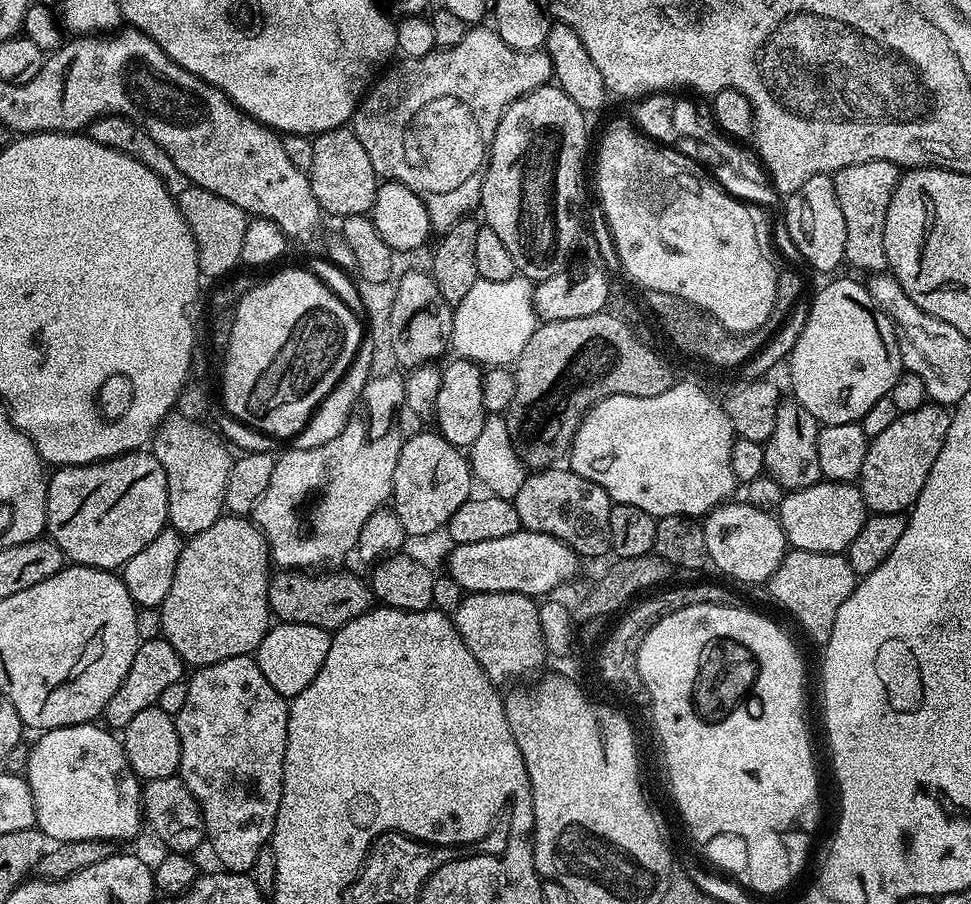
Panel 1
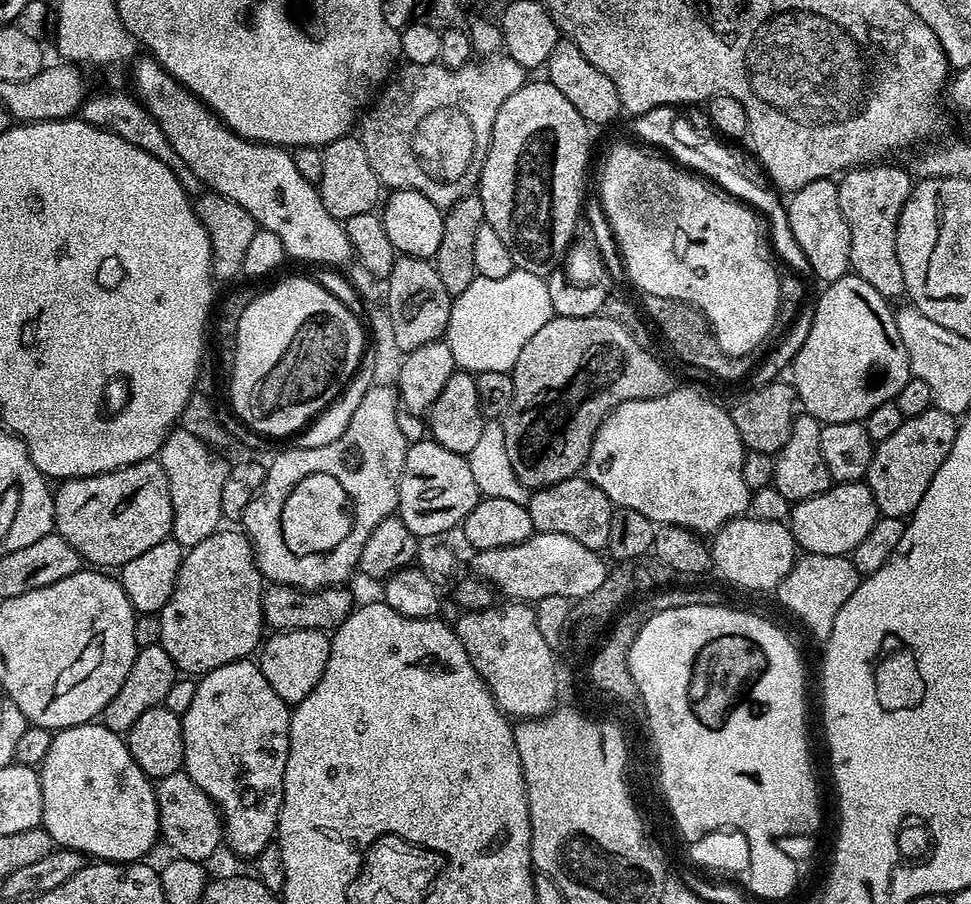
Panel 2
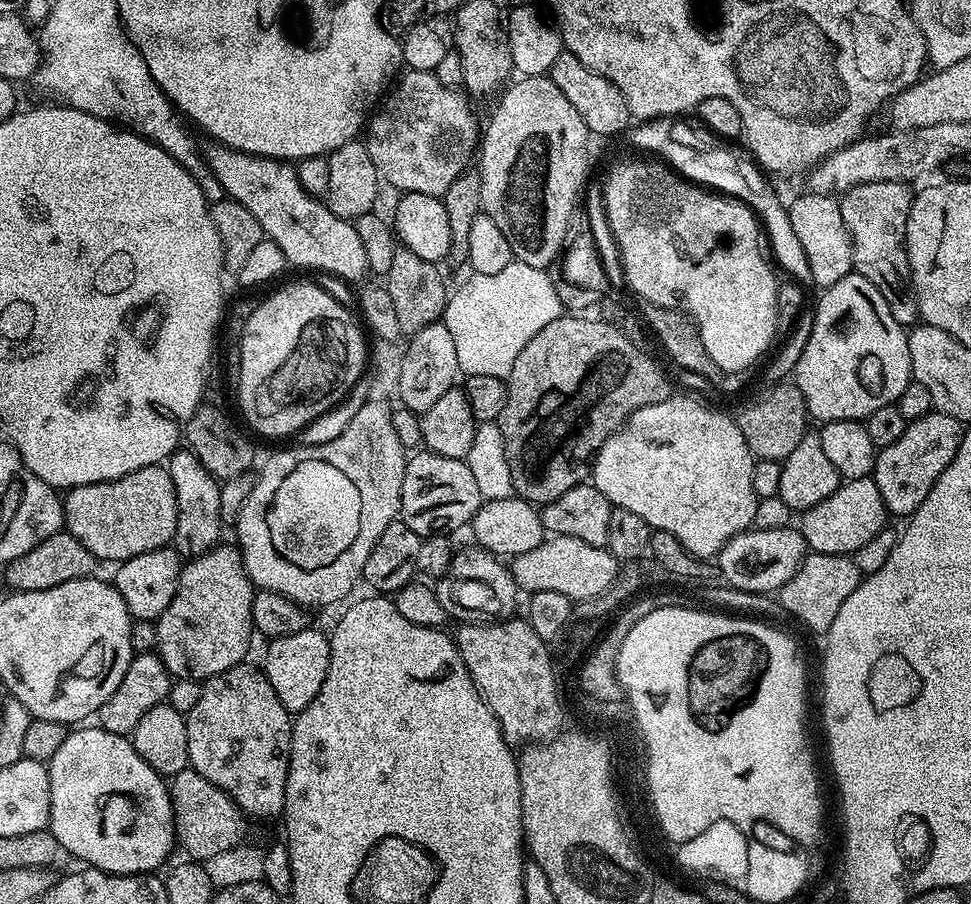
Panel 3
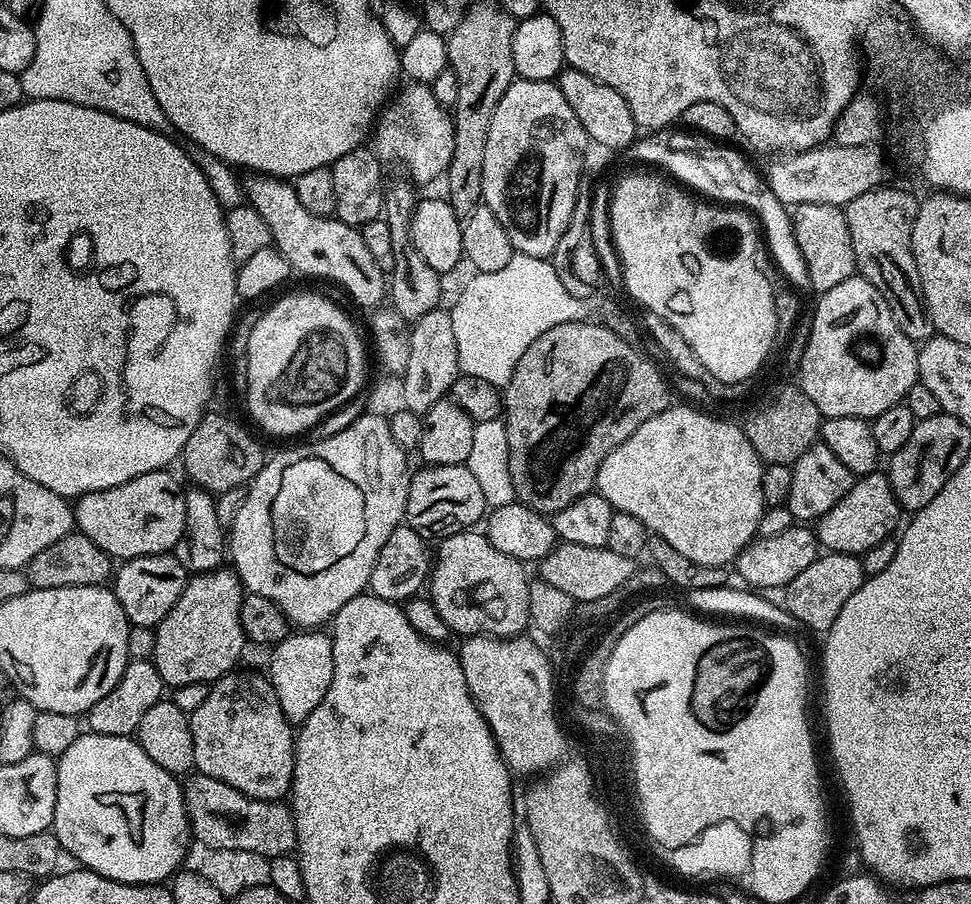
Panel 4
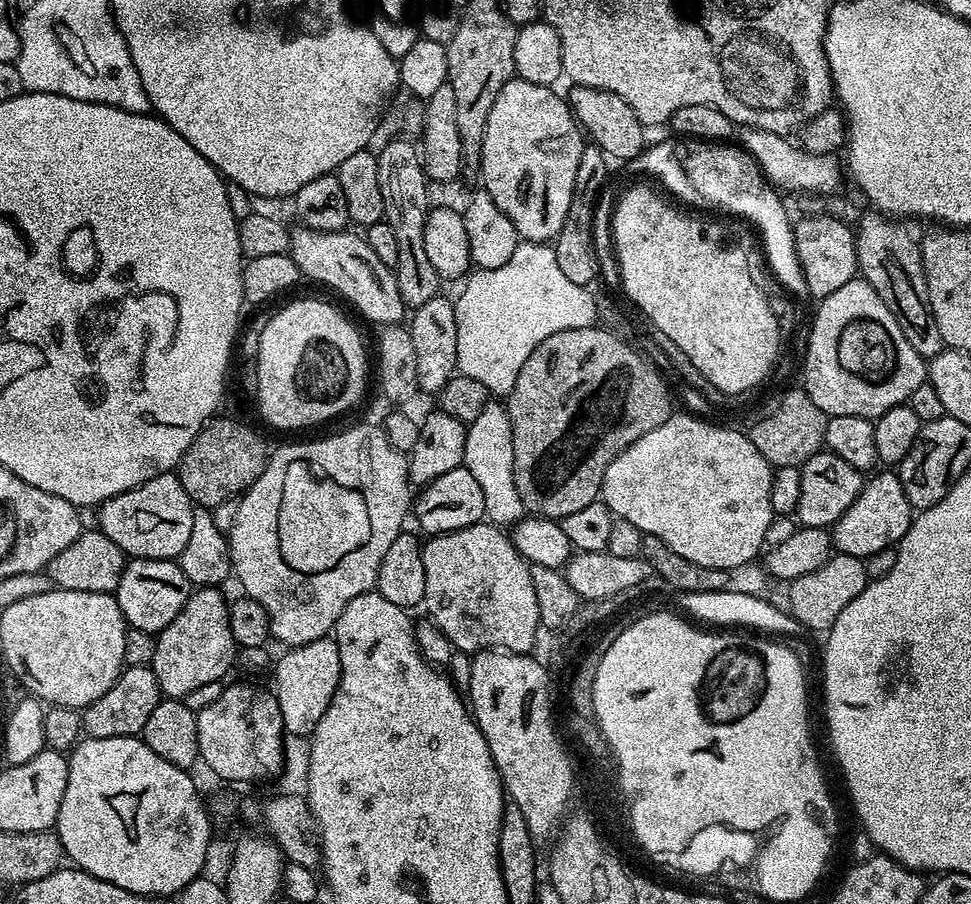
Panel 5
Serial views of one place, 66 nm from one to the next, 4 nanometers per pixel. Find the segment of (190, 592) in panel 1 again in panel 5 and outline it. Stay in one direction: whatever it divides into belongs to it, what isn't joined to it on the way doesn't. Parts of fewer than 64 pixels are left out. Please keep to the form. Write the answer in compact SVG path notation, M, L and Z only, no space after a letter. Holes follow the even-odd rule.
M197 587L189 595L186 606L178 610L178 618L156 636L154 658L150 667L158 678L161 693L168 698L182 698L198 686L206 686L227 677L228 667L237 663L238 646L230 634L229 601L219 587Z

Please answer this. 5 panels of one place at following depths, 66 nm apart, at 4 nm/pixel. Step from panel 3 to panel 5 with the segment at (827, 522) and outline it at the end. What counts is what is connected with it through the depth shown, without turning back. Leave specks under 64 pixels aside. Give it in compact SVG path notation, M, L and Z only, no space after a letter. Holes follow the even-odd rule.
M880 470L869 475L864 482L864 488L854 498L854 503L838 522L833 524L832 547L836 552L867 558L878 554L878 550L886 550L900 543L906 530L912 525L914 509L906 498L906 490L902 490L899 475L892 470Z

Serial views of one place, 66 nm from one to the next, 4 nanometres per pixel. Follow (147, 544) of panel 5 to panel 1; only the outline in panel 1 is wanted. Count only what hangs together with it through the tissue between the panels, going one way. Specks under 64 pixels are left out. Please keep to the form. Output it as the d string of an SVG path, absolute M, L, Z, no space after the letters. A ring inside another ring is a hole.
M137 450L135 452L124 452L120 456L115 456L109 460L101 460L99 464L79 464L78 466L70 466L69 468L57 467L56 472L47 477L47 496L44 506L44 522L46 532L50 539L62 550L65 558L72 564L84 564L88 568L102 568L105 570L123 569L126 562L130 562L130 558L134 558L134 554L138 554L138 550L142 550L142 546L147 546L154 538L158 538L158 534L168 524L168 483L166 482L166 470L162 470L162 462L158 462L158 458L153 456L151 451Z

